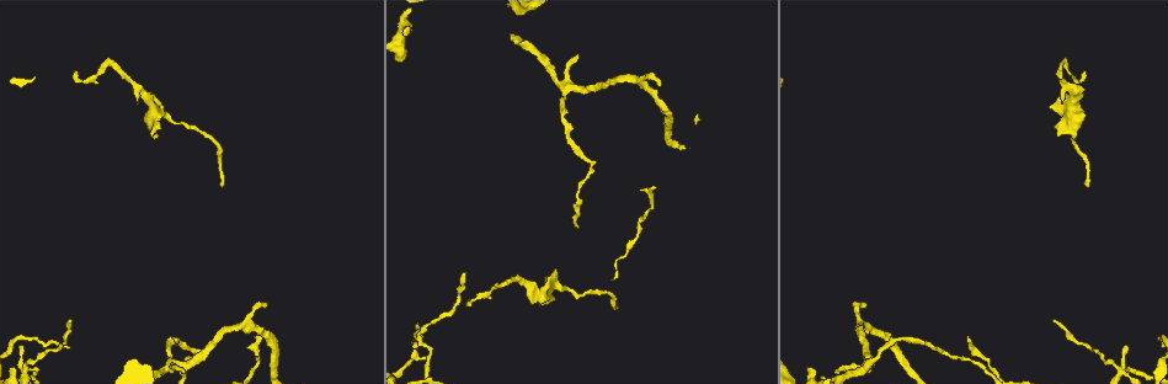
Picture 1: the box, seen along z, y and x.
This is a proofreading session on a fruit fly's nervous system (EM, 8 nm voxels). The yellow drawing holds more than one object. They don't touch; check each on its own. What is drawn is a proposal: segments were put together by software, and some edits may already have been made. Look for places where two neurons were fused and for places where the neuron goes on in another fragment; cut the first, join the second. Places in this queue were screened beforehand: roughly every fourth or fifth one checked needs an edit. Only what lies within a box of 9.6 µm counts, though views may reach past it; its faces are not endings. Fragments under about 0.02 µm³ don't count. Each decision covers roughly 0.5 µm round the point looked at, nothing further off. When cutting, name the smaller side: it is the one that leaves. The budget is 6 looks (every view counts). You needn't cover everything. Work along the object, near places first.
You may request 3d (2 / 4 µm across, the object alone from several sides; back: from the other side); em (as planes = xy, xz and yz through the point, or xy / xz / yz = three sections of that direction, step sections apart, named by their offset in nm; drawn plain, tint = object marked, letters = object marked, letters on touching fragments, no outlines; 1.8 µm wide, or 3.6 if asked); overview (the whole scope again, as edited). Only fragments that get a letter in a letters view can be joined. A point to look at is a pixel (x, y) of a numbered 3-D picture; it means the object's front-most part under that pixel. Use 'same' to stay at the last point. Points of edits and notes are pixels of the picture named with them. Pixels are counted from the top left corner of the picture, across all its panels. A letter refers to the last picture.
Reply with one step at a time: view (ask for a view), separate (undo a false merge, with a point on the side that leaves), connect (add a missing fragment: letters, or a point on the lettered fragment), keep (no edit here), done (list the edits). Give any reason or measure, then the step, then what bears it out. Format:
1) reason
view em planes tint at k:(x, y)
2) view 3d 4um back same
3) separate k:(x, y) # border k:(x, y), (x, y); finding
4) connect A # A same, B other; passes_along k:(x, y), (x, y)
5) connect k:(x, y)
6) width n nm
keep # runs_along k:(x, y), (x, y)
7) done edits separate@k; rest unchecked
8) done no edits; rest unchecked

end of a long branch
view em planes letters at 1:(472, 302)

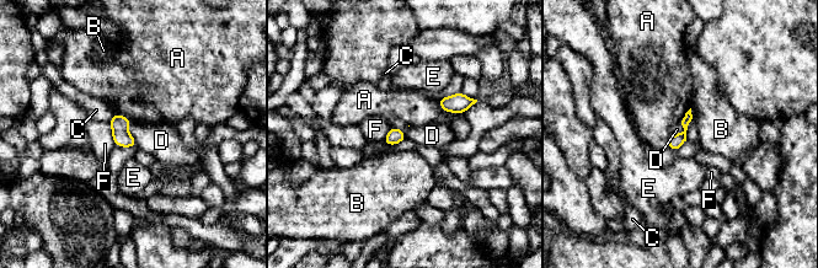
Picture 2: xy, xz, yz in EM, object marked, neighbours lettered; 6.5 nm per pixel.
width 90 nm; longest_contact A 190 nm
keep # A other, B other, C other, D other, E other, F other; no lettered fragment goes on from it

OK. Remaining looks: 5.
an open end
view 3d 2um at 1:(1076, 137)

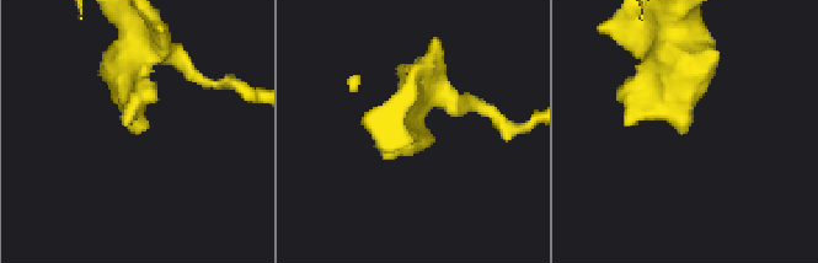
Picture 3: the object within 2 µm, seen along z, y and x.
need the tissue
view em planes letters at 3:(144, 130)

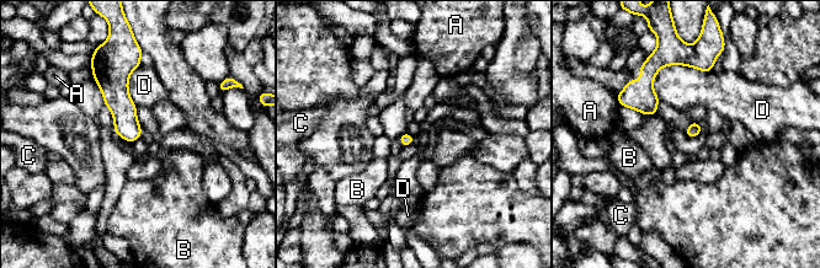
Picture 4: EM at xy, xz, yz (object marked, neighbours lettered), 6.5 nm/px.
keep # A other, B other, C other, D other; no lettered fragment goes on from it

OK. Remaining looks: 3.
thin end
view em yz step 16 tint at 1:(862, 306)

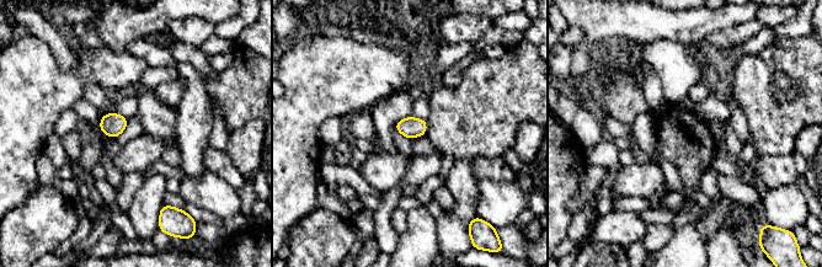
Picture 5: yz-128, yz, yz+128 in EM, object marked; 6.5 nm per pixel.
cut it another way
view em planes tint same

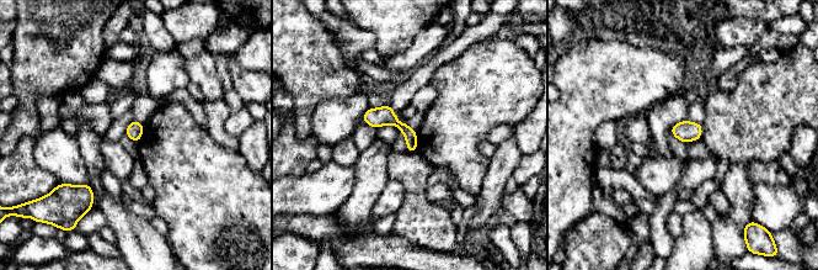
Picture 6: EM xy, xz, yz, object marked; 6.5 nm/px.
see the neighbours
view em planes letters same

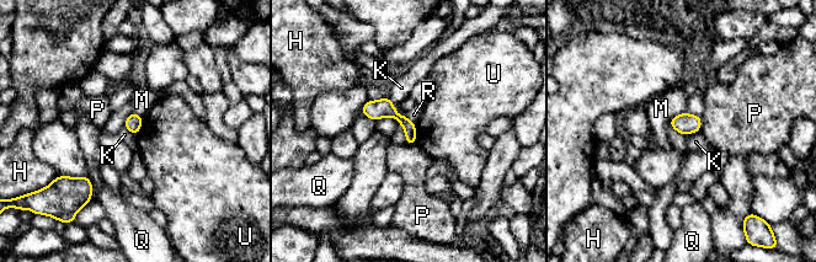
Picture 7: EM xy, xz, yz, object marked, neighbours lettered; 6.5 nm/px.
keep # H other, K other, M other, P other, Q other, R other, U other; runs_along 7:(367, 106), (390, 111), (412, 140); none of them fits

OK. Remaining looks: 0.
done no edits; rest unchecked

